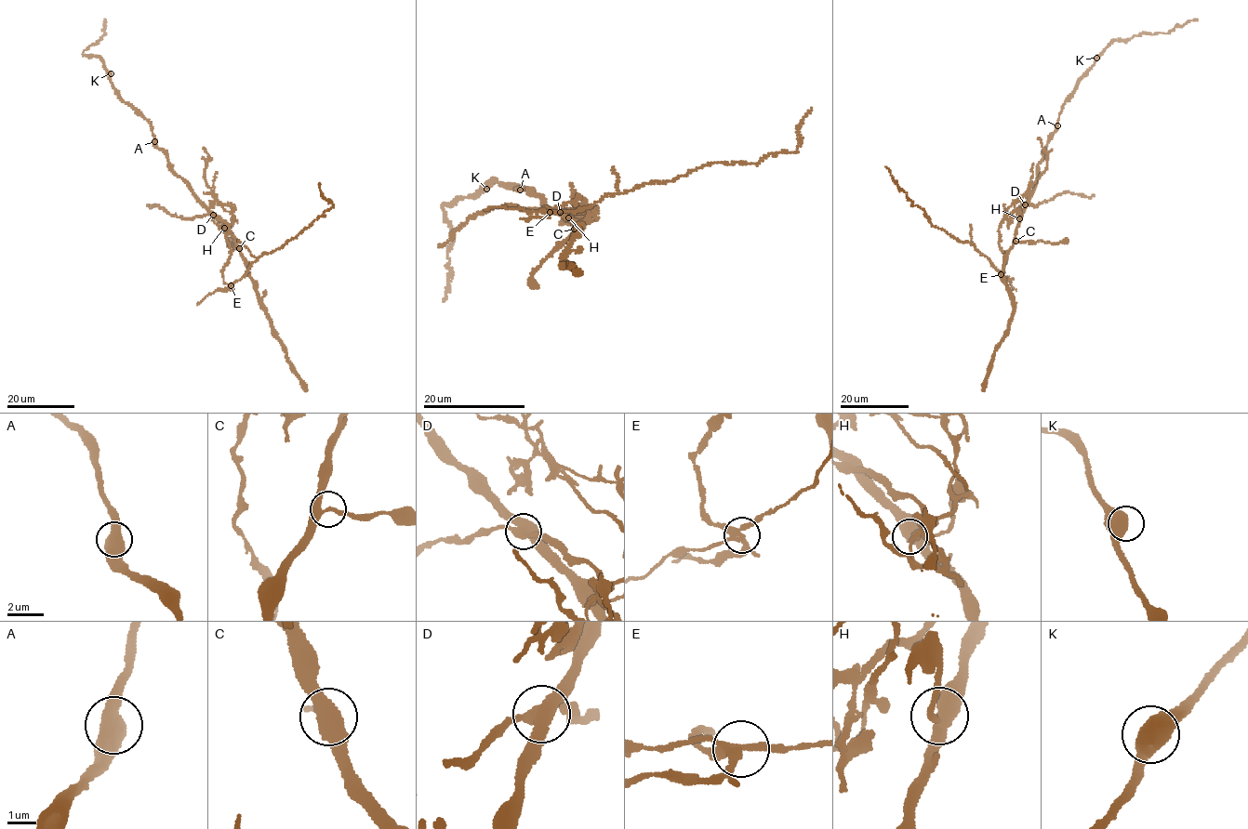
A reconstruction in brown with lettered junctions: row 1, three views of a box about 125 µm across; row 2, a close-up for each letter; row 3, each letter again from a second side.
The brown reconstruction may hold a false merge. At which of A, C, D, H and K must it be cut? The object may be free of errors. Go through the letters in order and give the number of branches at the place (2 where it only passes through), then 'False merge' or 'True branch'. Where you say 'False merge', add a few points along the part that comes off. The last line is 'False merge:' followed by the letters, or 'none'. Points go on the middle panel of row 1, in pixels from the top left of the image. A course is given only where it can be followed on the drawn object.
A: Branches: 2. True branch
C: Branches: 3. True branch
D: Branches: 4. False merge. Course of the part to remove: (561, 212), (584, 200), (541, 209), (578, 211), (711, 164), (797, 151), (810, 109)
H: Branches: 3. True branch
K: Branches: 2. True branch
False merge: D

